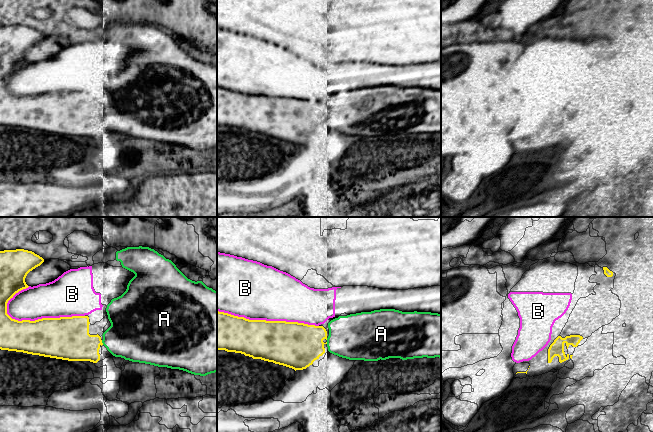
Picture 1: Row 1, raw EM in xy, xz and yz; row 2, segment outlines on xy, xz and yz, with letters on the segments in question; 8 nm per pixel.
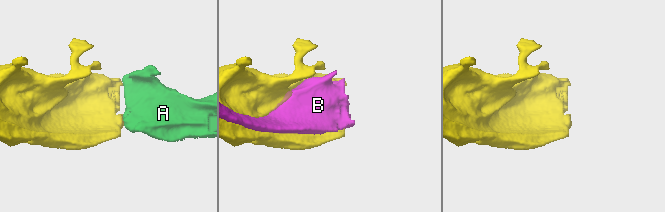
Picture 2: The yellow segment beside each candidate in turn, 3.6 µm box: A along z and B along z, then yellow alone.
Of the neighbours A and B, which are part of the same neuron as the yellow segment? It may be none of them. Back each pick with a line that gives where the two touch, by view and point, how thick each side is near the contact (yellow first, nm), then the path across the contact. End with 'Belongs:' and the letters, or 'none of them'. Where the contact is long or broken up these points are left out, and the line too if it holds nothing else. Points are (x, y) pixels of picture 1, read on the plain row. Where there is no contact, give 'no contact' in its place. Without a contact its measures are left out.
A: meets yellow in xy at (101, 118); 320 nm thick on the yellow side, 380 nm on the other; runs through xy (70, 116), (76, 118), (101, 118), (131, 112)
Belongs: A

